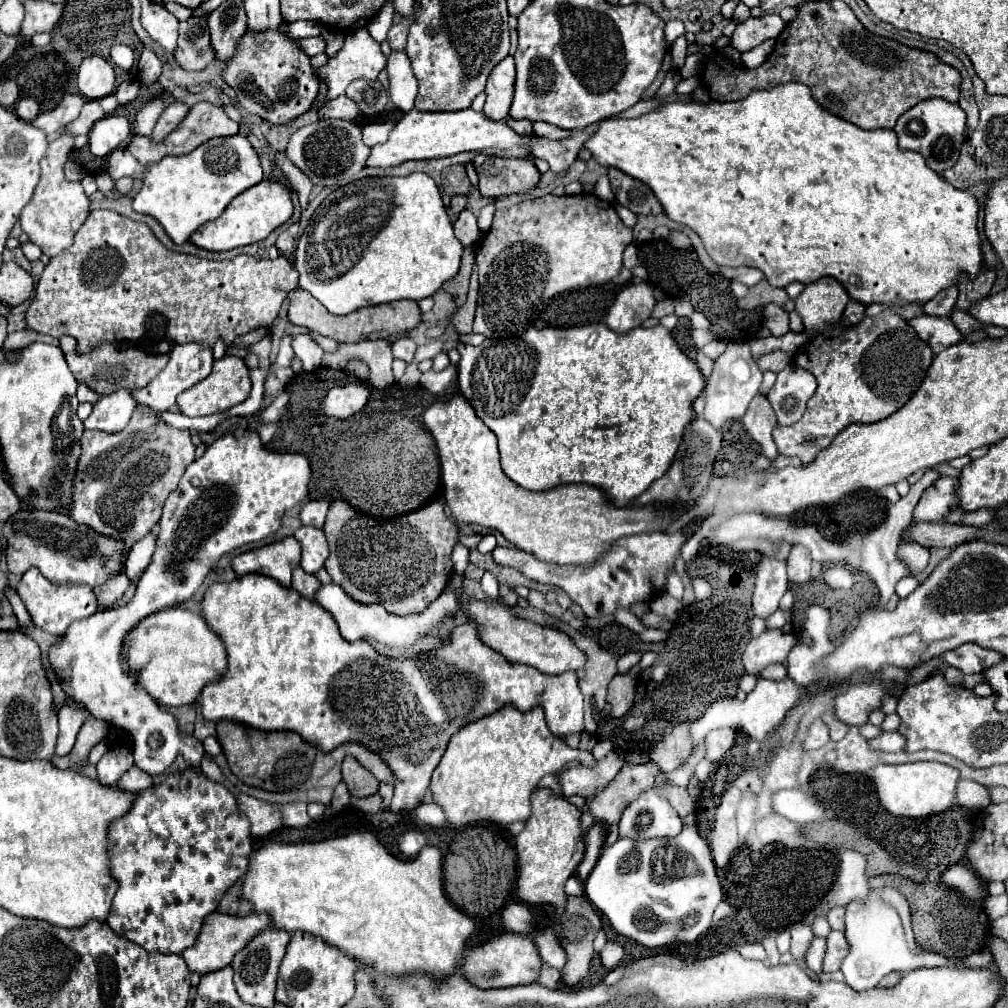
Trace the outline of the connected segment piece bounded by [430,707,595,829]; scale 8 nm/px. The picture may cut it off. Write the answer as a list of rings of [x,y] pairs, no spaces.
[[[502,707],[500,711],[488,717],[482,717],[452,735],[442,755],[442,761],[438,763],[432,775],[432,781],[430,781],[432,801],[442,807],[446,815],[446,825],[452,829],[466,829],[468,825],[478,825],[484,821],[490,821],[496,825],[510,825],[514,821],[526,821],[530,817],[530,795],[536,791],[540,779],[544,775],[560,773],[564,765],[574,759],[586,766],[592,766],[595,761],[591,752],[570,749],[564,743],[564,739],[554,737],[550,729],[546,727],[546,719],[540,707],[528,713],[520,713],[514,707],[506,707],[506,709]]]

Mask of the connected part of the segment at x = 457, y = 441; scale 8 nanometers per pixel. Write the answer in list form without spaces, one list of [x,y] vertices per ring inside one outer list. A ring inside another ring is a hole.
[[[460,393],[446,403],[438,401],[430,405],[424,413],[424,423],[438,445],[444,497],[456,521],[496,529],[512,545],[534,553],[540,561],[558,565],[592,563],[620,537],[642,531],[664,531],[680,513],[698,505],[698,501],[694,501],[678,513],[666,507],[654,509],[650,505],[620,509],[608,503],[600,489],[582,483],[558,485],[544,493],[520,489],[520,485],[504,477],[496,435],[476,417],[476,413],[472,413],[472,405],[468,405]]]

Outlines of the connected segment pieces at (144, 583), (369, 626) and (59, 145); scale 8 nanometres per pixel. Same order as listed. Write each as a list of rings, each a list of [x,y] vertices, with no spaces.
[[[244,431],[240,439],[236,439],[232,433],[226,433],[218,437],[206,453],[196,459],[184,473],[180,485],[176,491],[170,493],[164,513],[160,519],[158,529],[158,543],[156,553],[152,557],[152,563],[146,567],[142,579],[138,581],[138,591],[134,599],[128,605],[114,607],[106,613],[98,611],[92,617],[86,617],[84,621],[74,621],[68,627],[68,633],[64,633],[48,651],[48,665],[54,669],[54,675],[66,695],[66,699],[72,699],[76,703],[82,703],[96,719],[108,721],[116,727],[124,727],[134,737],[134,763],[150,773],[150,775],[162,775],[168,771],[168,767],[174,763],[174,759],[182,753],[186,763],[194,769],[200,769],[200,759],[204,755],[202,743],[188,733],[182,733],[178,727],[178,721],[166,713],[148,693],[142,689],[136,689],[134,679],[124,677],[120,667],[120,643],[132,627],[136,627],[138,621],[144,617],[162,611],[172,605],[180,605],[186,599],[194,595],[194,591],[202,585],[204,577],[212,569],[212,565],[224,555],[230,553],[242,545],[262,541],[270,537],[280,527],[280,517],[286,509],[300,503],[308,493],[308,481],[310,481],[310,465],[308,459],[300,453],[272,453],[264,449],[260,443],[258,433]]]
[[[328,583],[328,585],[322,585],[316,593],[316,603],[320,603],[326,611],[332,613],[332,617],[336,619],[338,627],[340,627],[340,635],[354,643],[358,639],[376,639],[392,649],[398,649],[398,651],[404,651],[406,647],[410,647],[420,635],[428,633],[430,629],[434,627],[440,627],[440,621],[444,619],[450,619],[456,611],[458,611],[458,601],[456,597],[450,593],[450,591],[444,591],[424,613],[416,613],[416,615],[406,615],[406,617],[400,617],[400,615],[392,615],[384,609],[384,605],[376,603],[376,605],[364,605],[364,603],[358,603],[354,601],[352,597],[348,597],[348,593],[344,593],[344,589],[336,583]]]
[[[60,135],[54,143],[48,145],[48,151],[40,161],[40,165],[42,165],[40,173],[42,175],[40,175],[40,181],[36,185],[34,197],[20,215],[22,231],[48,257],[54,257],[54,255],[62,253],[64,249],[68,249],[72,245],[74,235],[82,227],[82,223],[88,215],[88,207],[90,207],[90,199],[86,197],[86,193],[82,189],[82,183],[80,181],[68,181],[64,177],[64,171],[62,171],[72,147],[74,147],[74,137],[72,135]]]

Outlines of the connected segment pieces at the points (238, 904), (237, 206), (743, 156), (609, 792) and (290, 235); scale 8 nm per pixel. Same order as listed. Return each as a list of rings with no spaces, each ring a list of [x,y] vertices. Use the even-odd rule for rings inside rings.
[[[236,883],[224,895],[224,899],[218,905],[218,911],[228,913],[228,915],[240,915],[240,917],[244,917],[244,915],[248,915],[252,911],[252,905],[248,905],[246,901],[240,901],[240,883]]]
[[[264,179],[252,189],[240,193],[240,197],[236,197],[236,201],[232,201],[232,205],[228,205],[228,209],[224,209],[224,213],[216,221],[210,221],[208,225],[202,225],[196,233],[192,233],[190,243],[206,251],[228,251],[244,247],[266,239],[276,227],[280,227],[292,217],[292,209],[294,207],[286,187]]]
[[[784,83],[770,91],[752,91],[742,101],[726,101],[726,103],[668,103],[662,109],[646,113],[636,119],[606,119],[600,121],[600,129],[586,141],[586,149],[592,151],[594,159],[606,167],[618,167],[620,171],[640,179],[650,185],[662,203],[666,215],[694,229],[708,255],[714,263],[726,267],[756,267],[760,269],[768,283],[774,287],[786,287],[792,281],[800,281],[804,285],[814,283],[818,279],[834,277],[838,279],[848,295],[864,305],[884,303],[884,305],[908,305],[908,303],[928,303],[942,289],[958,283],[960,275],[966,273],[974,279],[982,271],[982,241],[978,237],[976,219],[978,219],[978,199],[962,189],[950,185],[942,175],[928,169],[924,157],[916,151],[904,151],[898,147],[898,139],[894,131],[884,129],[860,129],[828,111],[824,111],[810,95],[810,89],[802,83]]]
[[[624,763],[624,767],[608,783],[608,787],[594,799],[586,801],[588,811],[592,813],[596,823],[602,823],[606,827],[606,833],[610,833],[612,825],[618,825],[620,815],[628,807],[628,803],[632,803],[644,789],[652,785],[656,773],[656,765]]]
[[[292,223],[292,225],[278,237],[276,247],[278,247],[280,251],[292,251],[292,249],[294,249],[294,239],[296,239],[296,235],[298,235],[298,223]]]

